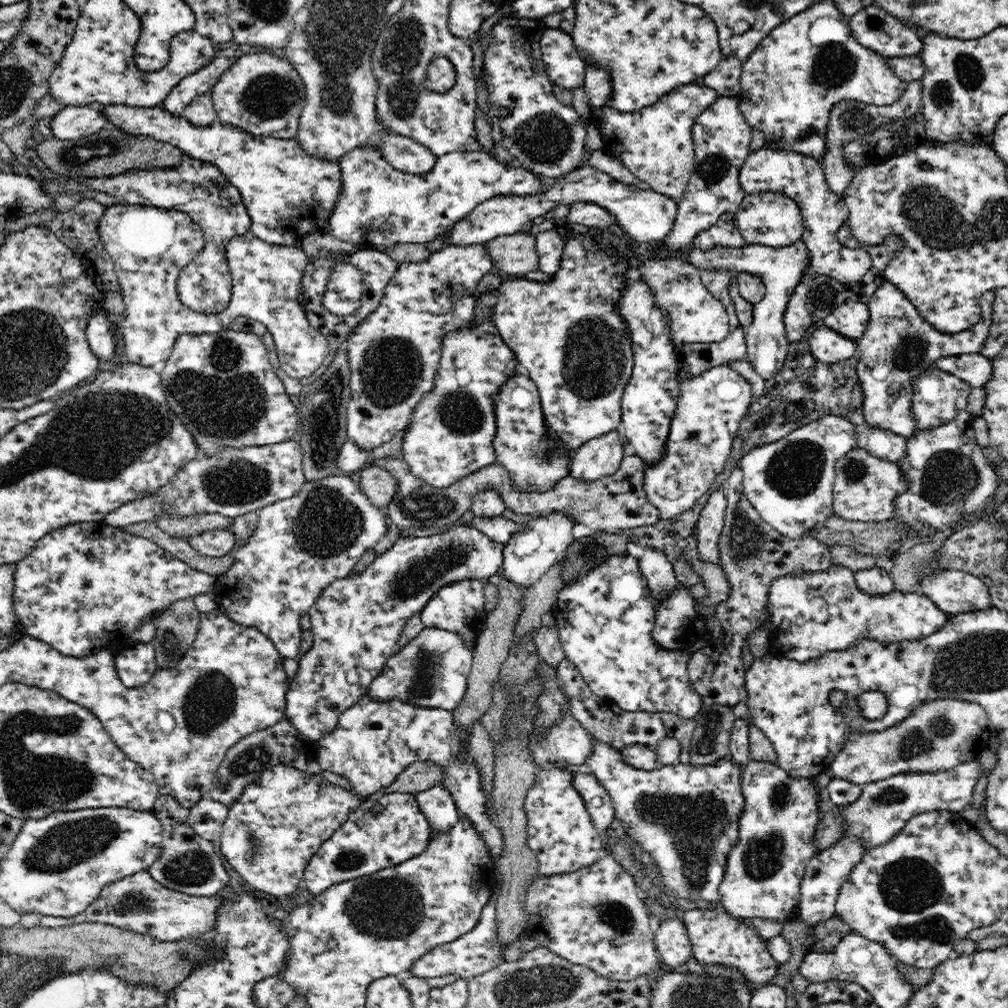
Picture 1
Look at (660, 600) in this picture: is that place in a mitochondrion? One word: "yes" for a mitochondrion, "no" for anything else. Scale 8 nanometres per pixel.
no

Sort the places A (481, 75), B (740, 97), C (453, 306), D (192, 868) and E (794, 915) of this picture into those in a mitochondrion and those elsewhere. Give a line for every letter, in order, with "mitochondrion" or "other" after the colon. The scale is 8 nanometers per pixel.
A: other
B: other
C: other
D: mitochondrion
E: other

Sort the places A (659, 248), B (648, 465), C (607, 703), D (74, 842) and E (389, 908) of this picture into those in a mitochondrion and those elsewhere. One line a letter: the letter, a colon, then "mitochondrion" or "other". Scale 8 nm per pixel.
A: other
B: other
C: other
D: mitochondrion
E: mitochondrion

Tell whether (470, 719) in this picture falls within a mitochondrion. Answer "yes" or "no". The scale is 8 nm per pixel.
no

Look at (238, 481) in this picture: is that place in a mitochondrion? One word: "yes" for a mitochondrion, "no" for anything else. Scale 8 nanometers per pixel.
yes

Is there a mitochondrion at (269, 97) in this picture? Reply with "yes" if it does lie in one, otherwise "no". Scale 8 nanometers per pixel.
yes

